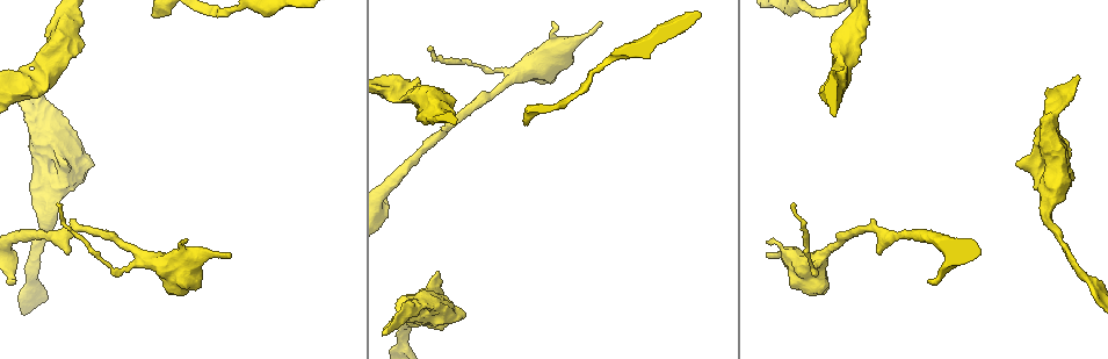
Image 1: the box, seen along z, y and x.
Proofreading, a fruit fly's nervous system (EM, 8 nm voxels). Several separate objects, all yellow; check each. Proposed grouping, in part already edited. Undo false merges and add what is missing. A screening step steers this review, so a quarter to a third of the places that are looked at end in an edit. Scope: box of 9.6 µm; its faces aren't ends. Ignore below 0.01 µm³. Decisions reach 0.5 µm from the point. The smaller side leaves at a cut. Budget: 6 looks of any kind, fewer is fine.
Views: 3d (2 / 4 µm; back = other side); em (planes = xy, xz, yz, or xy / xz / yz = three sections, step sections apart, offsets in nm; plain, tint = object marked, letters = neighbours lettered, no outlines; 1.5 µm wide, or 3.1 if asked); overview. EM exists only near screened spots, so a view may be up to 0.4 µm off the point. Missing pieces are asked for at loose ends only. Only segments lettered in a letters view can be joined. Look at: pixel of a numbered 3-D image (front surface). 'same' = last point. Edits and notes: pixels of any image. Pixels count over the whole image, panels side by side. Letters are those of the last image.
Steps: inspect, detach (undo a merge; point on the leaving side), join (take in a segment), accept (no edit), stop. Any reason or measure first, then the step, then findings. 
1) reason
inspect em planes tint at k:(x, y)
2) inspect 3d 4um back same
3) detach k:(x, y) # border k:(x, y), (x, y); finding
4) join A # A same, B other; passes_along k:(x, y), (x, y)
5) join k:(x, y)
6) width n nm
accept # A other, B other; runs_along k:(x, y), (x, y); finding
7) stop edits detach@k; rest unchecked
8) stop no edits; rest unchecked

abrupt turn
inspect em planes tint at 1:(38, 85)

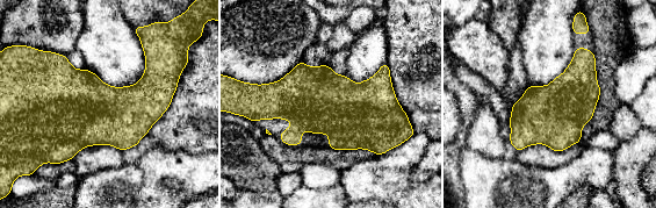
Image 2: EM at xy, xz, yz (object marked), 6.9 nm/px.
inspect em planes letters same

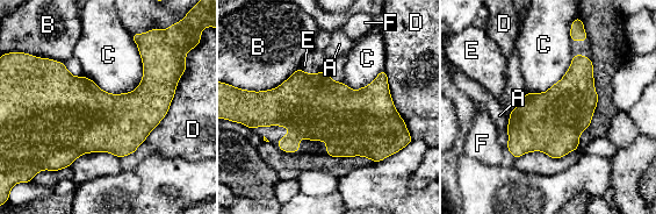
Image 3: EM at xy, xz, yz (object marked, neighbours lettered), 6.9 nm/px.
width 420 nm
accept # A other, B other, C other, D other, E other, F other; border 3:(131, 34), (142, 80), (103, 92); continuous, no second neuron

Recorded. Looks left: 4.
branch stops here
inspect 3d 4um at 1:(154, 17)

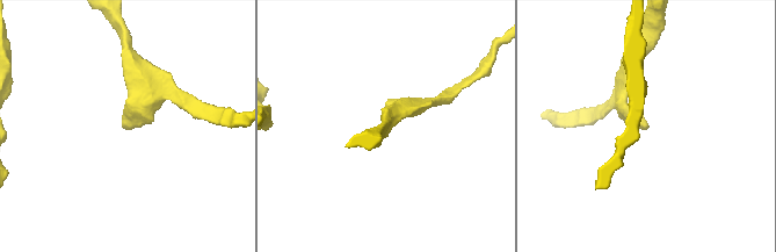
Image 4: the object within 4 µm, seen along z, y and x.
need the tissue
inspect em planes tint at 4:(127, 127)

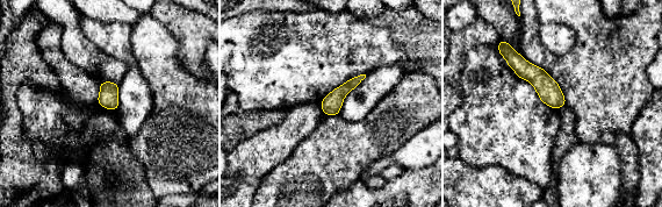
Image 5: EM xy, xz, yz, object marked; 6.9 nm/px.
what lies round it
inspect em planes letters same

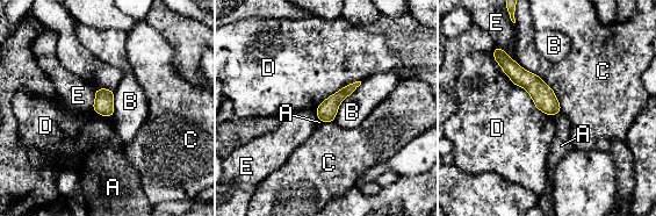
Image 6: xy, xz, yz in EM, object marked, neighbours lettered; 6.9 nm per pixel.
longest_contact D 600 nm
accept # A other, B other, C other, D other, E other; runs_along 6:(505, 57), (523, 78), (557, 108); none of them fits

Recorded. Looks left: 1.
stop no edits; rest unchecked

